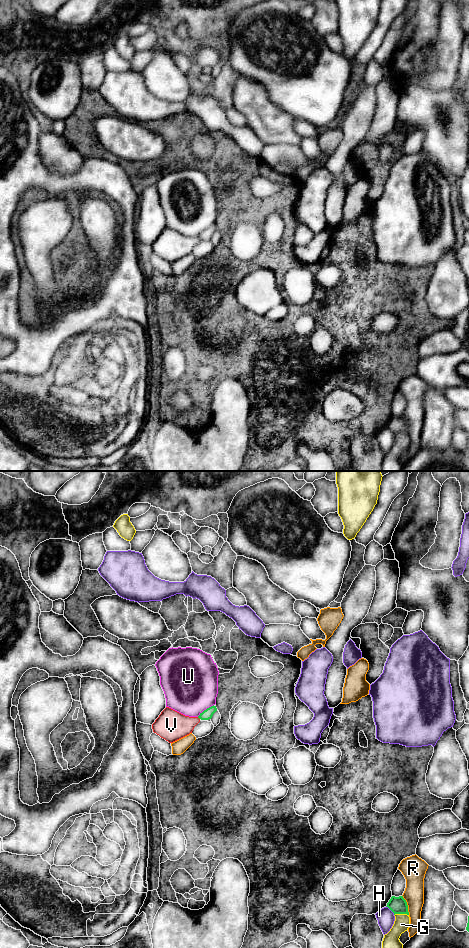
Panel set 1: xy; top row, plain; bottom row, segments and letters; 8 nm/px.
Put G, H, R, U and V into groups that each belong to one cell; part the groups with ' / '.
G / H / R / U / V

